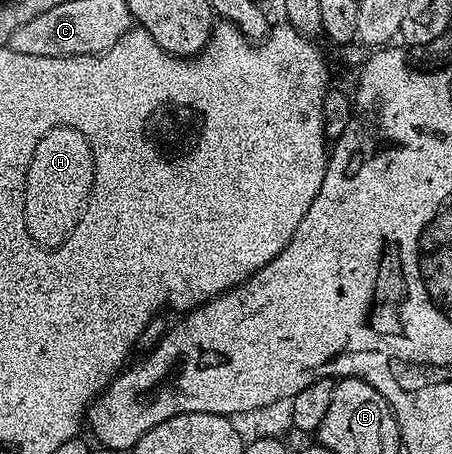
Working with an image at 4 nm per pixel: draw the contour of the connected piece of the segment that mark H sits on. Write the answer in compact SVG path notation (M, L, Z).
M59 126L34 148L32 159L24 171L24 232L35 245L54 250L74 232L94 184L94 152L92 145L69 126Z

